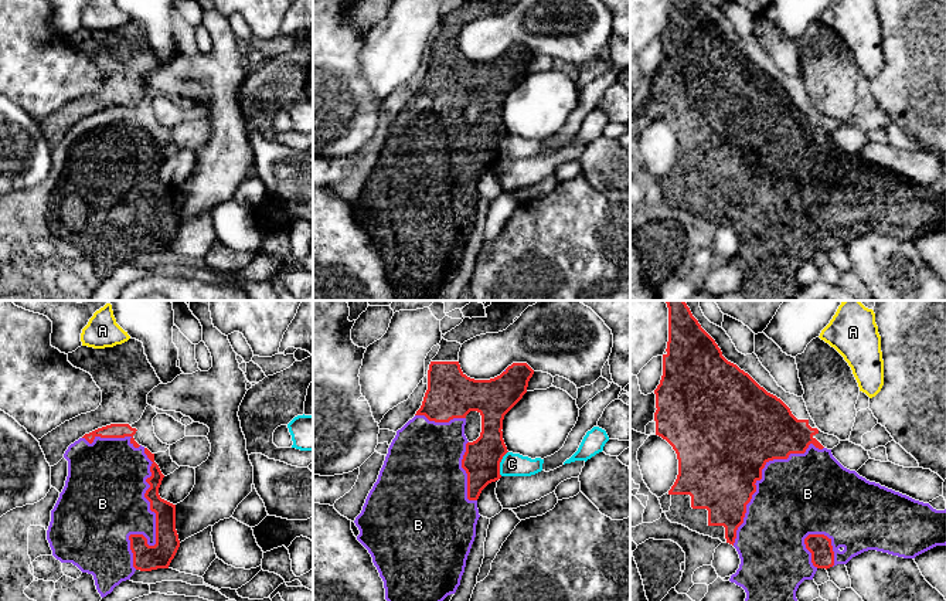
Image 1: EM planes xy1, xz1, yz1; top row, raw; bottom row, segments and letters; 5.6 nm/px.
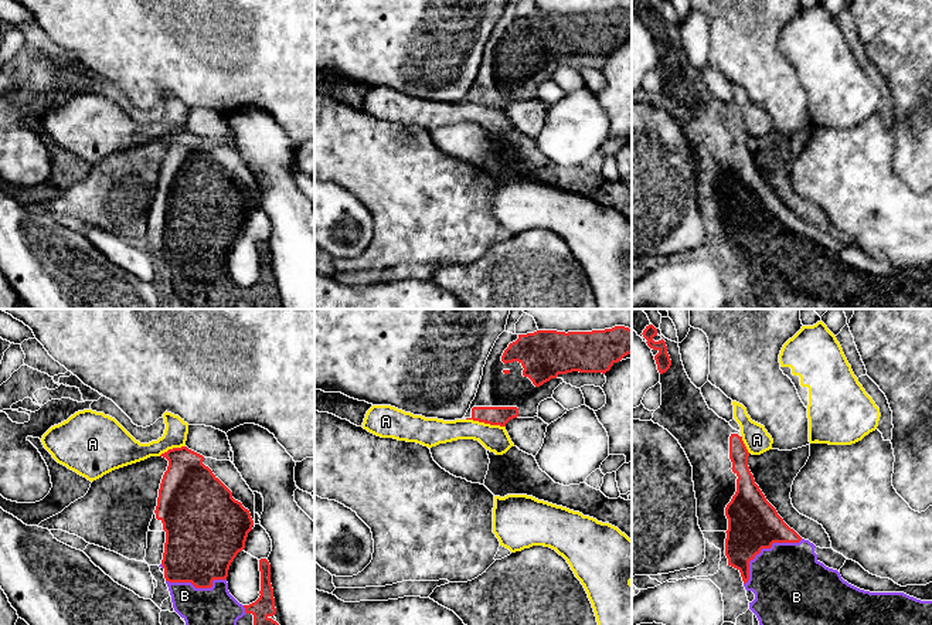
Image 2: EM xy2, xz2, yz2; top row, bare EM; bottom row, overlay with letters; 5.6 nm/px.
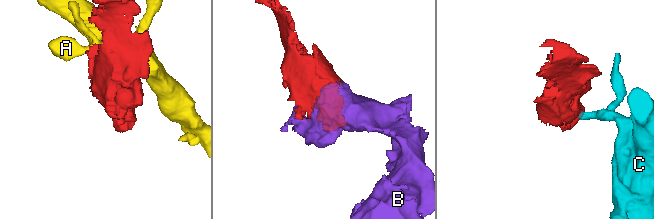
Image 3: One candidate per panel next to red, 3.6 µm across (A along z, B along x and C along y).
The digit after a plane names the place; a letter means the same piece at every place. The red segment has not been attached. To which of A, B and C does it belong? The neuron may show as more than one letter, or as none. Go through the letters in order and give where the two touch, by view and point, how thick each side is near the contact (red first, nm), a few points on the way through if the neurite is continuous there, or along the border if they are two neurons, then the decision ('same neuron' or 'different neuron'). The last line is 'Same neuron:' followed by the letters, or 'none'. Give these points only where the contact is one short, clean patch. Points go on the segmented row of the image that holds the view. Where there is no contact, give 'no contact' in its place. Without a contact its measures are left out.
A: xz2 (486, 423) | 110/150 nm | along xz2 (466, 418), (504, 427) | different neuron
B: xy1 (156, 526) | 150/340 nm | same neuron
C: xz1 (499, 464) | 220/130 nm | along xz1 (507, 451), (500, 462), (500, 475) | different neuron
Same neuron: B

